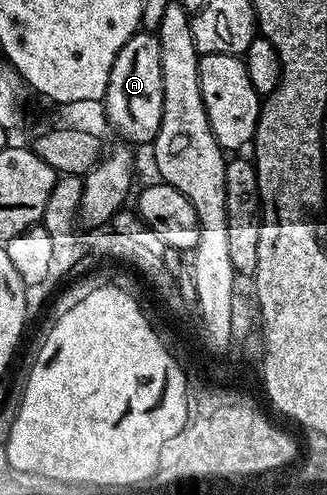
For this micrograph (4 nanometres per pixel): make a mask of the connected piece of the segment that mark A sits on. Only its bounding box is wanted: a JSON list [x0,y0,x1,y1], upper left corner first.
[103,30,163,145]

